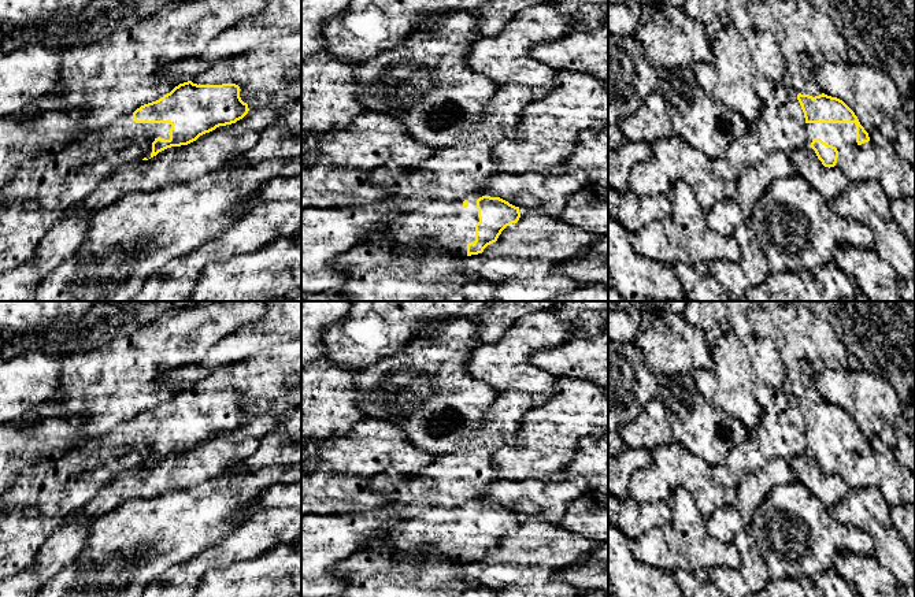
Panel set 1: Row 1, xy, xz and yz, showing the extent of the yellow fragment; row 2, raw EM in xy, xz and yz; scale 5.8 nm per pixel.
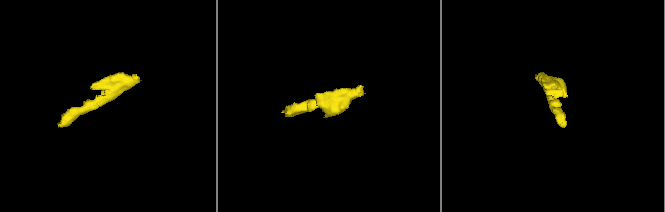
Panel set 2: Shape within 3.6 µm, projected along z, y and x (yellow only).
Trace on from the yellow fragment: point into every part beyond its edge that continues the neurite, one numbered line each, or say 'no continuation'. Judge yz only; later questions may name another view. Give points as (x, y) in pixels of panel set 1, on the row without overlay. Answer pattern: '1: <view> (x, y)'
1: yz (837, 441)

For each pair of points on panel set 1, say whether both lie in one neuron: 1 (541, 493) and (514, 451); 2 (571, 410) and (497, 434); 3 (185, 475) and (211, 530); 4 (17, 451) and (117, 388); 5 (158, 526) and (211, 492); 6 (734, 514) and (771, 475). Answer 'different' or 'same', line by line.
1: different
2: different
3: different
4: different
5: same
6: same

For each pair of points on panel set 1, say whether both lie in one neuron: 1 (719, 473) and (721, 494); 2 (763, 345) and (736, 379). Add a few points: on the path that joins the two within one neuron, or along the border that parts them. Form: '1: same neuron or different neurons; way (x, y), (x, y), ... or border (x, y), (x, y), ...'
1: different neurons; border (711, 467), (711, 474), (717, 481), (736, 490)
2: same neuron; way (755, 353), (737, 371)

